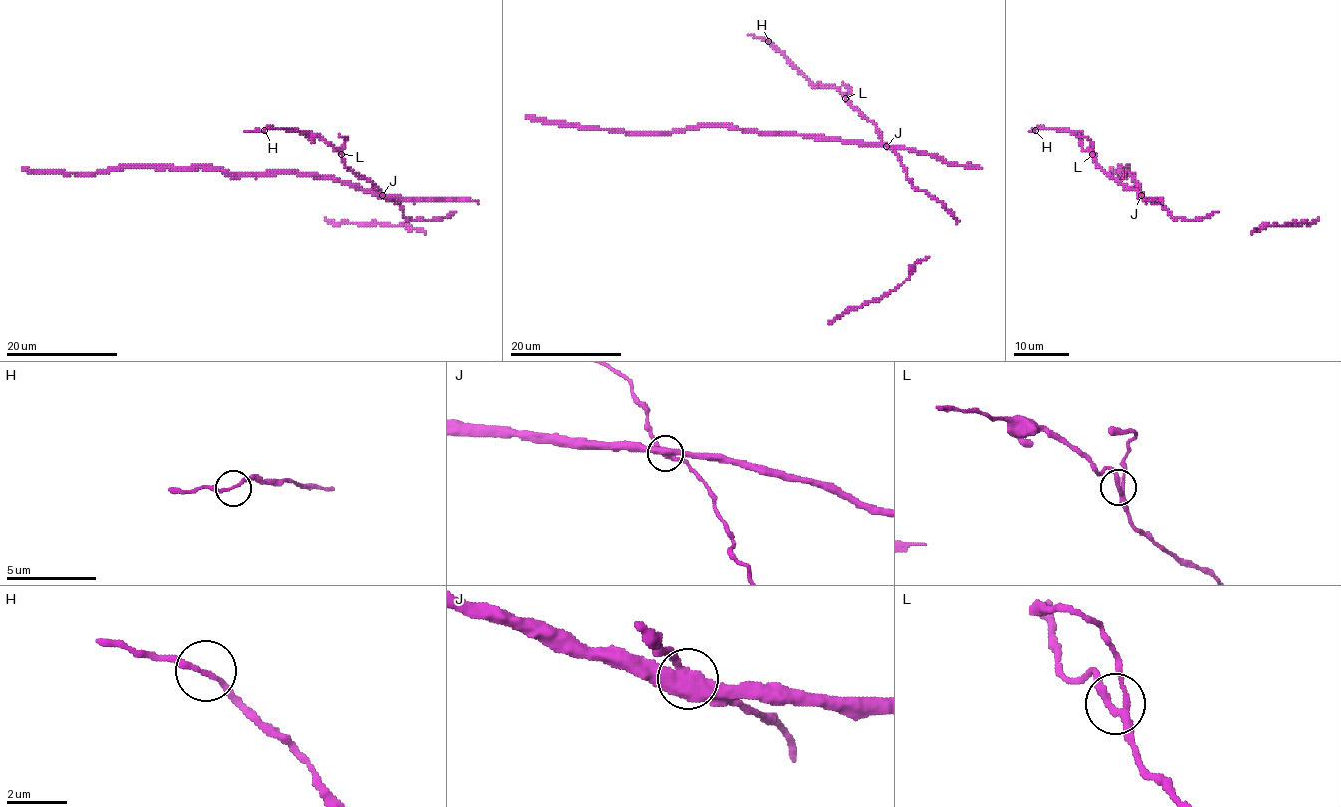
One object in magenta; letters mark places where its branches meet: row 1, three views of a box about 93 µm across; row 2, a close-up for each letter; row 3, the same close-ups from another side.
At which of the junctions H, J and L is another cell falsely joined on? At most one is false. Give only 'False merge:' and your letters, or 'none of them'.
False merge: J

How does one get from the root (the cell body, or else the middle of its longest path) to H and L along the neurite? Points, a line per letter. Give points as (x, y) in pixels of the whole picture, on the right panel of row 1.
H: (1137, 185), (1138, 192), (1110, 178), (1091, 151), (1083, 149), (1076, 133), (1051, 128), (1035, 131)
L: (1137, 185), (1138, 192), (1110, 178), (1097, 164), (1092, 154)

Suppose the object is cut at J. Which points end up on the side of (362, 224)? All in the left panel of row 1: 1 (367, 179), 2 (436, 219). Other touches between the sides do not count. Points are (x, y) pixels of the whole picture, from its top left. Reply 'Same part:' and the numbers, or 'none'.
Same part: 1, 2

